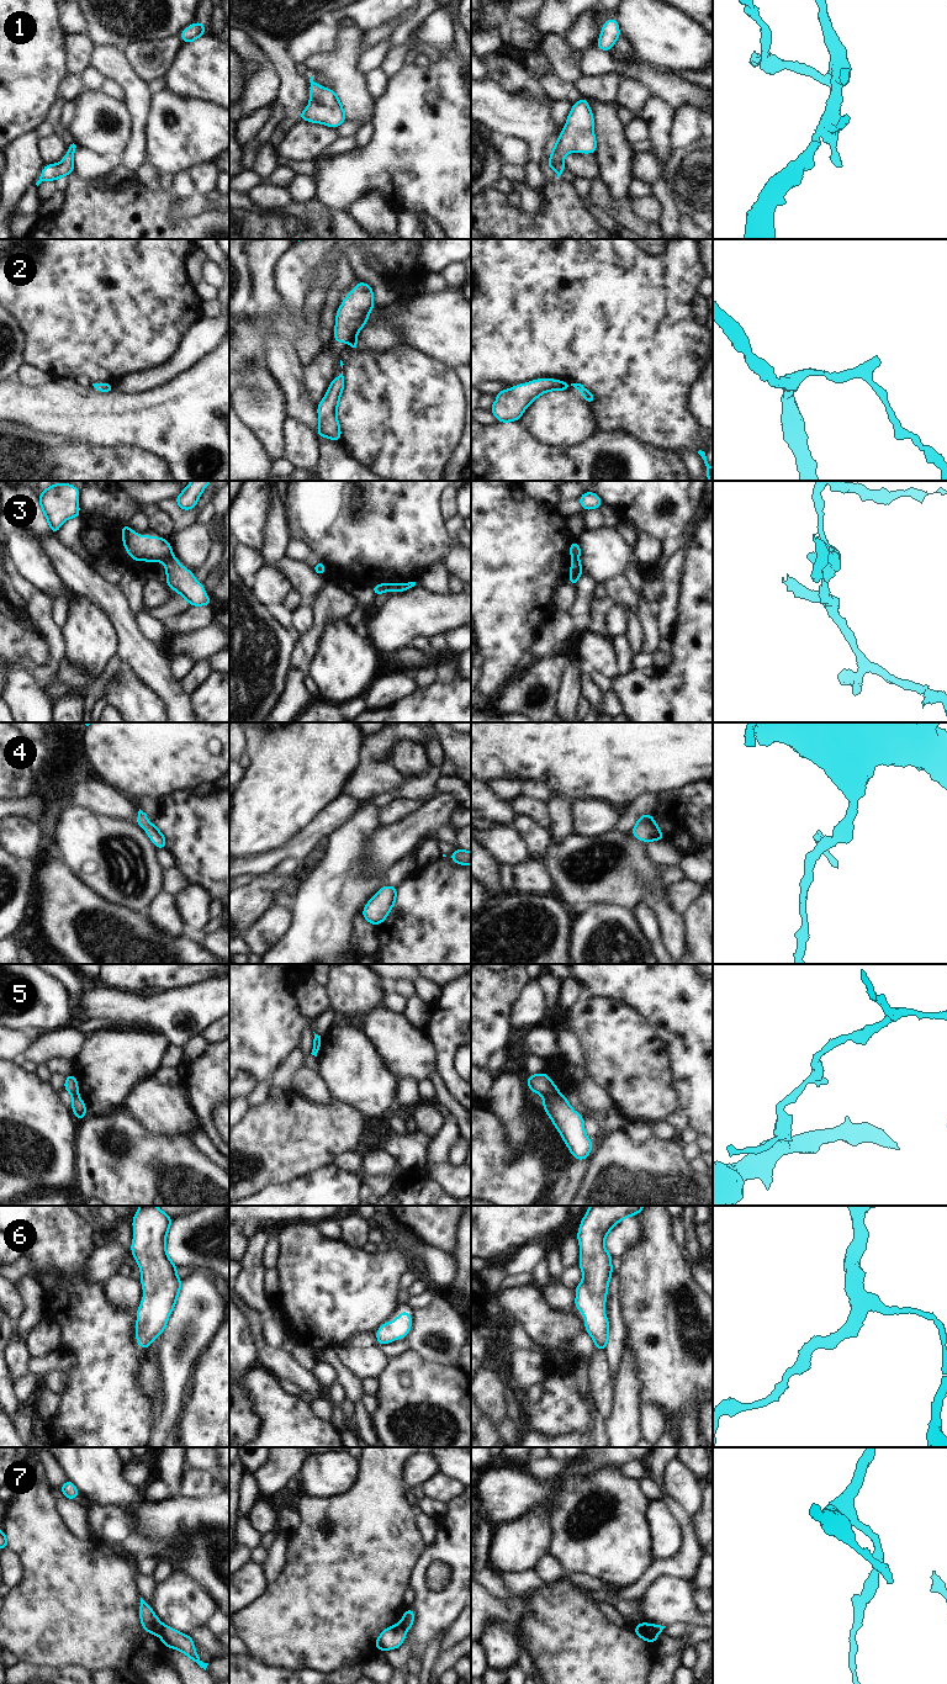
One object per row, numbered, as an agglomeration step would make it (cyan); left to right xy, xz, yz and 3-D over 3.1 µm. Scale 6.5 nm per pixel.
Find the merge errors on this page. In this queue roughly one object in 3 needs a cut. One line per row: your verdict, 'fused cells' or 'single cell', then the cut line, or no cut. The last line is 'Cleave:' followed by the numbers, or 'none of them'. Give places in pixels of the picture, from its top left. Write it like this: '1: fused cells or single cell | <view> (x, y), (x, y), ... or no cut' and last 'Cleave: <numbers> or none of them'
1: single cell | no cut
2: fused cells | xz (354, 338), (352, 342)
3: fused cells | xy (172, 554), (164, 561)
4: single cell | no cut
5: fused cells | yz (559, 1092), (551, 1092), (545, 1096)
6: single cell | no cut
7: fused cells | xy (163, 1625), (158, 1635)
Cleave: 2, 3, 5, 7

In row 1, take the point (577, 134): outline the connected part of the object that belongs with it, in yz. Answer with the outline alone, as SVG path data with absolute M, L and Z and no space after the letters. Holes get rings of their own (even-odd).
M582 97L578 102L572 105L567 122L562 127L562 132L554 145L555 148L551 149L546 169L554 169L557 178L566 169L564 157L567 153L596 153L594 118L587 97Z

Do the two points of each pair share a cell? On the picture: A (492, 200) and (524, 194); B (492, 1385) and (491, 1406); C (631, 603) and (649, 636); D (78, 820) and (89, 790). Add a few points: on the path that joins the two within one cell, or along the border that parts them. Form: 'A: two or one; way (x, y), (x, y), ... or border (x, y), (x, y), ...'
A: two; border (546, 204), (537, 212), (519, 208)
B: one; way (491, 1389), (491, 1401)
C: two; border (636, 596), (639, 614)
D: two; border (75, 805), (83, 805), (110, 816)

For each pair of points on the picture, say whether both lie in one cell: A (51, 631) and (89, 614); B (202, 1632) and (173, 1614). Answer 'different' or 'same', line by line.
A: different
B: different

